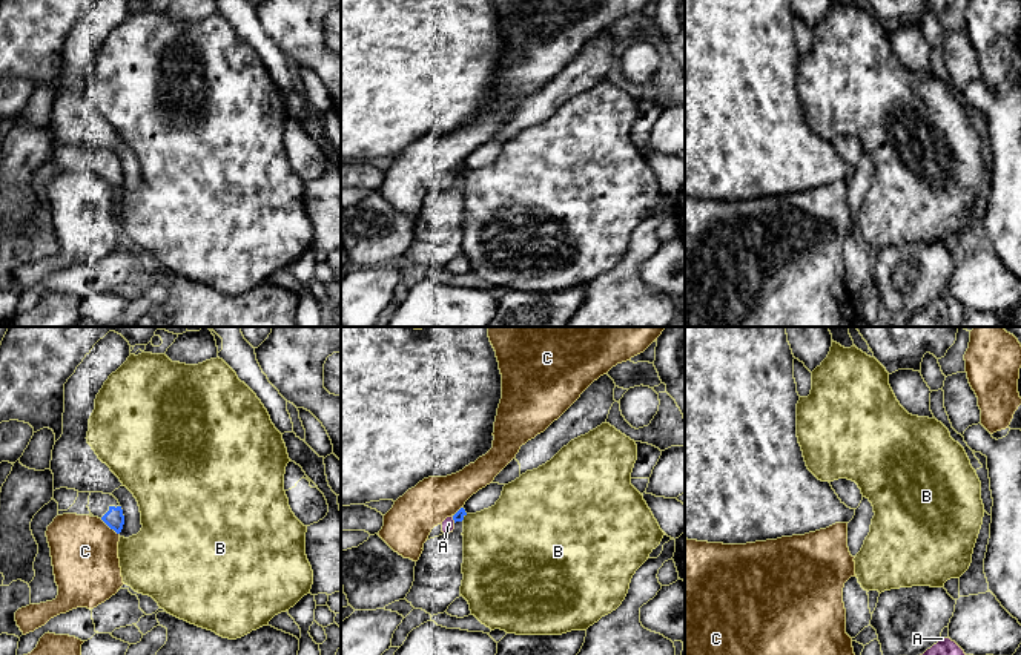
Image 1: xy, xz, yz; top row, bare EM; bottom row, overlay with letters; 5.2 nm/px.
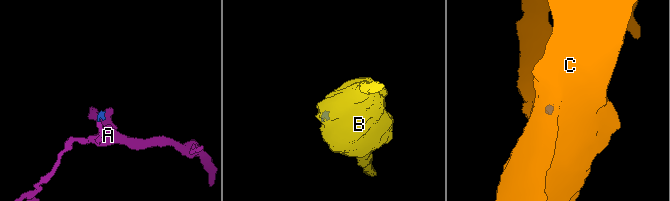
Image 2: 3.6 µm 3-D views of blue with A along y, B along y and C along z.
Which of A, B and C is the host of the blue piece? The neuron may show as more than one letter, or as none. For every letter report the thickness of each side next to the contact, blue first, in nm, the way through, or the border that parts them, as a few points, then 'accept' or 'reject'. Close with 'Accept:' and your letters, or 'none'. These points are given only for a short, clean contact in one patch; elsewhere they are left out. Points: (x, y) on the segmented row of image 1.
A: calibres 50 and 60 nm; reject
B: calibres 50 and 400 nm; border xz (467, 514), (462, 519); reject
C: calibres 100 and 360 nm; reject
Accept: none

